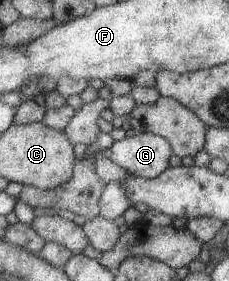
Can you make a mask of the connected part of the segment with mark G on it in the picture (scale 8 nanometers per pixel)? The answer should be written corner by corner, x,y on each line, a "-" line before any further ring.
138,132
132,137
116,140
107,150
111,161
132,176
153,178
168,168
171,147
165,137

